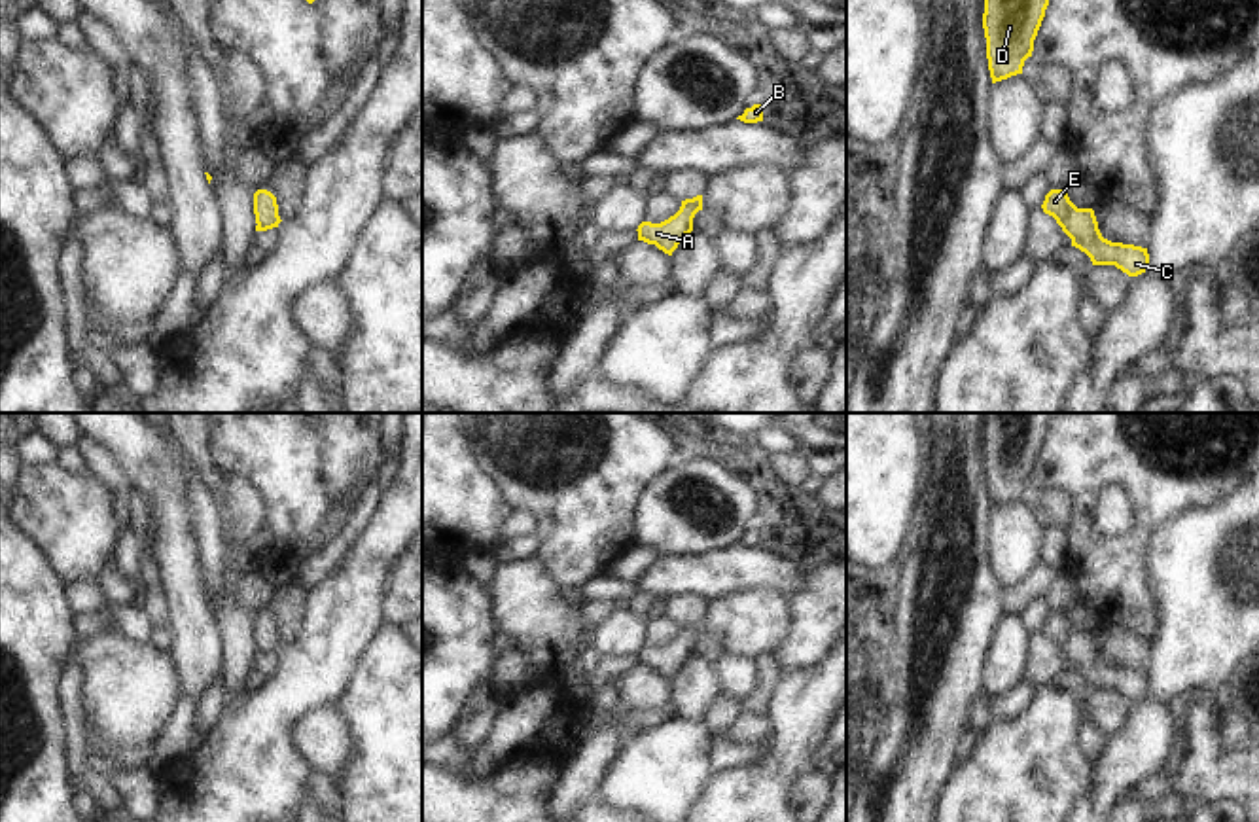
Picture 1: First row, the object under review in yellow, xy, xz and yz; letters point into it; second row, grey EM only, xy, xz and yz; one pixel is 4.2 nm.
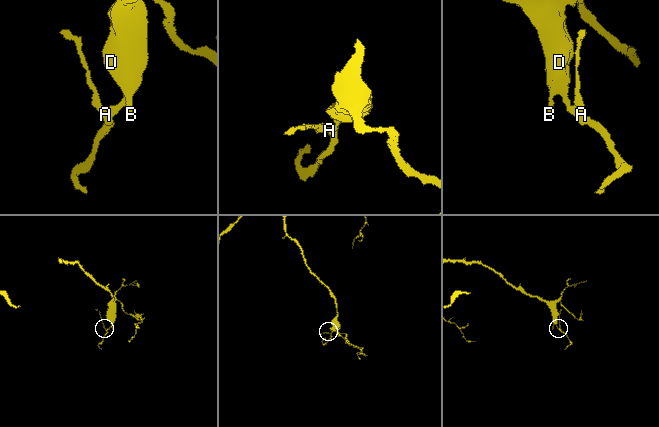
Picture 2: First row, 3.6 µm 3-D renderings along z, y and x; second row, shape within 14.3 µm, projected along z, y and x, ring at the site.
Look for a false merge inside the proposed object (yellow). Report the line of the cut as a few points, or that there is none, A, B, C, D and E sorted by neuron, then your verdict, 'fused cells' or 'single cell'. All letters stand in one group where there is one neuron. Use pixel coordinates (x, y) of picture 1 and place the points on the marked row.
no cut; A B C D E; single cell

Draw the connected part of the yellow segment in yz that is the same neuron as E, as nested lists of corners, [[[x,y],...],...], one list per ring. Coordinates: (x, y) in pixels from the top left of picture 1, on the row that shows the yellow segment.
[[[1051,189],[1041,208],[1056,220],[1072,239],[1072,246],[1085,252],[1092,265],[1115,265],[1128,277],[1138,277],[1149,267],[1147,248],[1104,239],[1094,210],[1077,208],[1064,189]]]

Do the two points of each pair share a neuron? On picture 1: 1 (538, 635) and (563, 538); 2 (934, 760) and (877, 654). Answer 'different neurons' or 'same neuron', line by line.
1: different neurons
2: different neurons

